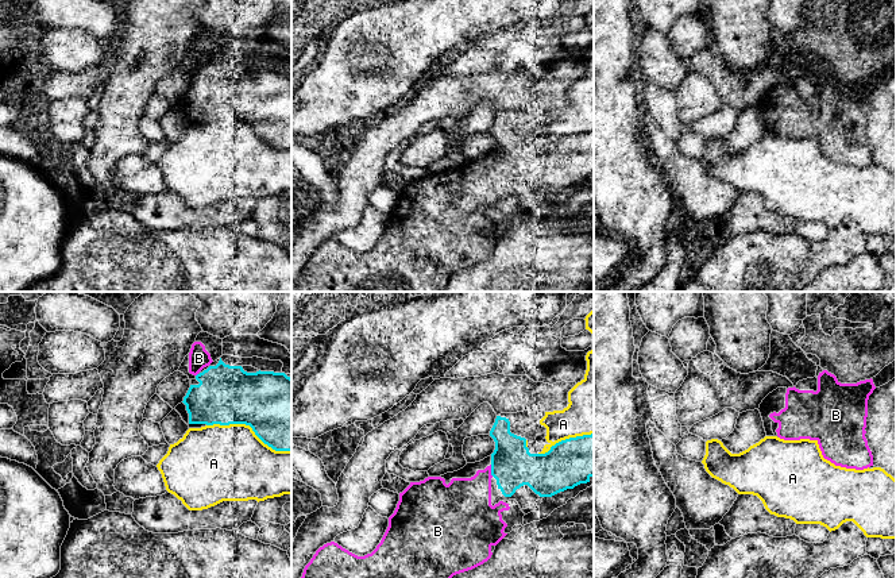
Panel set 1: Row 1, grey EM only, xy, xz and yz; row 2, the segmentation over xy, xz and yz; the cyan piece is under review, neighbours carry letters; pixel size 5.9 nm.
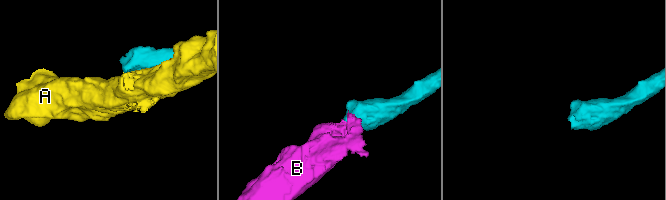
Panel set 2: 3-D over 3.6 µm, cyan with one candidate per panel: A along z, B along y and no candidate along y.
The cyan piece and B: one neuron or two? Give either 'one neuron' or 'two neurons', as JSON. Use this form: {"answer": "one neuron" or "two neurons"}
{"answer": "one neuron"}

